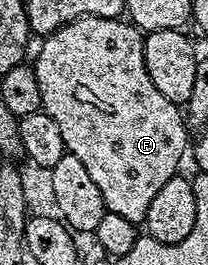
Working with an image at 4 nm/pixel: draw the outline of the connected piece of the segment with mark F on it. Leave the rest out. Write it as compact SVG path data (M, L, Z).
M87 16L68 22L54 34L44 35L42 42L45 43L37 59L31 62L35 80L39 80L41 109L59 124L66 151L87 167L91 180L95 180L99 192L103 192L106 211L138 224L144 223L151 200L155 200L167 180L178 177L181 157L184 154L186 157L191 146L191 131L185 125L182 107L167 100L167 96L155 88L151 76L147 76L142 31L121 18Z

